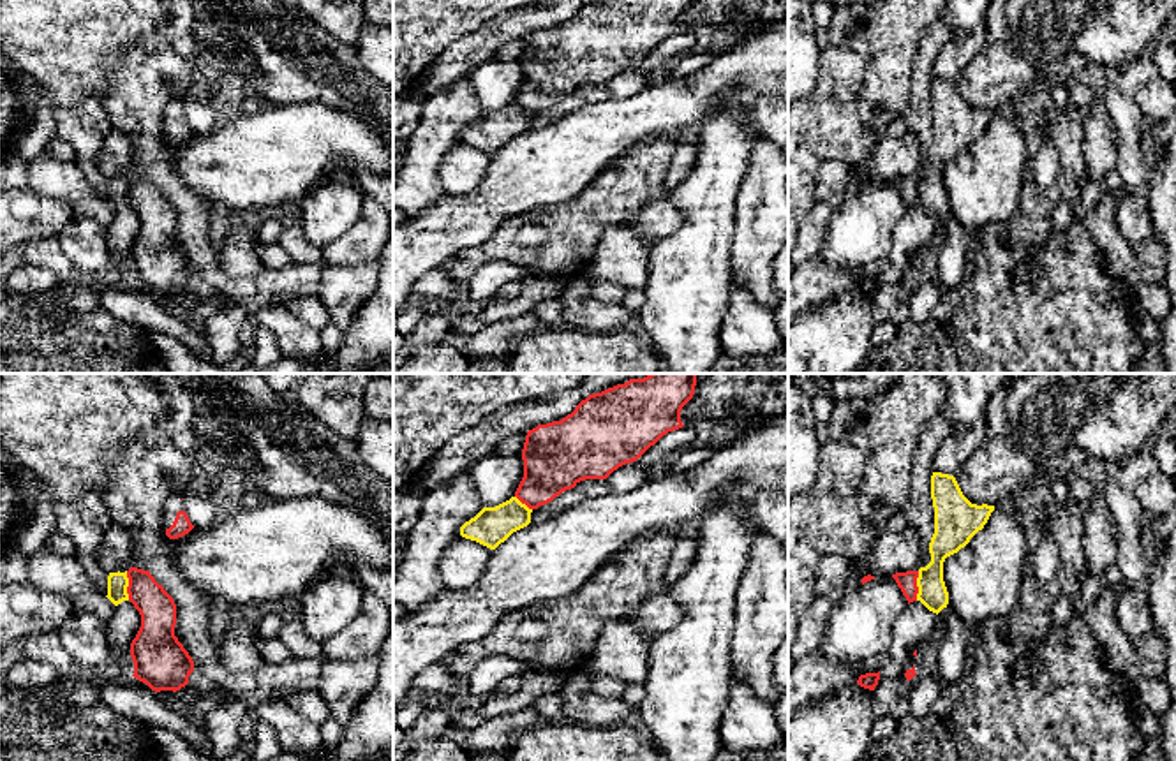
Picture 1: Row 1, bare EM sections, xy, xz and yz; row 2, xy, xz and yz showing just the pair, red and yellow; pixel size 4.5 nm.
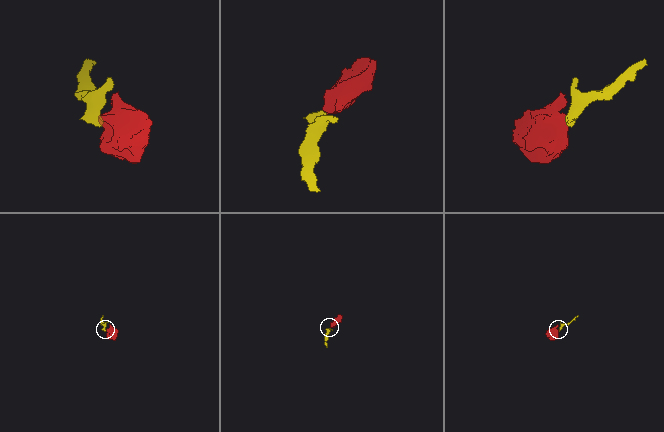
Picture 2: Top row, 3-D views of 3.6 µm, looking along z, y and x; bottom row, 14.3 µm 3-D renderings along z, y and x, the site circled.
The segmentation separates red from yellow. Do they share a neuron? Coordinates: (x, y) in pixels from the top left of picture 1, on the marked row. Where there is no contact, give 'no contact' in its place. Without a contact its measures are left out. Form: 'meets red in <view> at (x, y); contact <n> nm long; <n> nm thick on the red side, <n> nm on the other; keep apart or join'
meets red in xy at (129, 585); contact 140 nm long; 170 nm thick on the red side, 100 nm on the other; keep apart

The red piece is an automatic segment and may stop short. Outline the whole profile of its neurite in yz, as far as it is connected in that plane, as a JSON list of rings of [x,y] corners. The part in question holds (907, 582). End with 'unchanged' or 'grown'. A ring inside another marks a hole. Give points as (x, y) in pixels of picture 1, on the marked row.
[[[906,571],[906,573],[896,573],[892,574],[897,587],[901,588],[903,595],[906,597],[908,604],[917,601],[919,587],[917,578],[919,571]]]; unchanged

